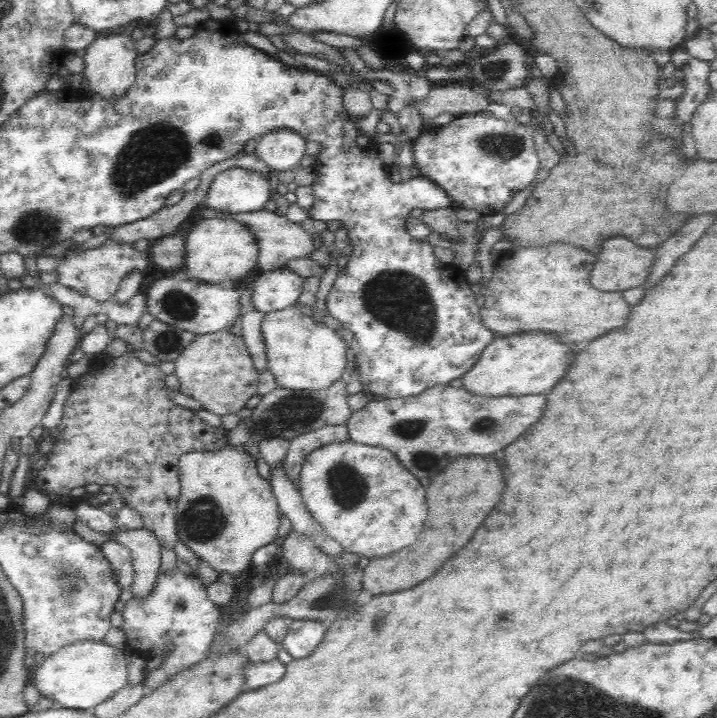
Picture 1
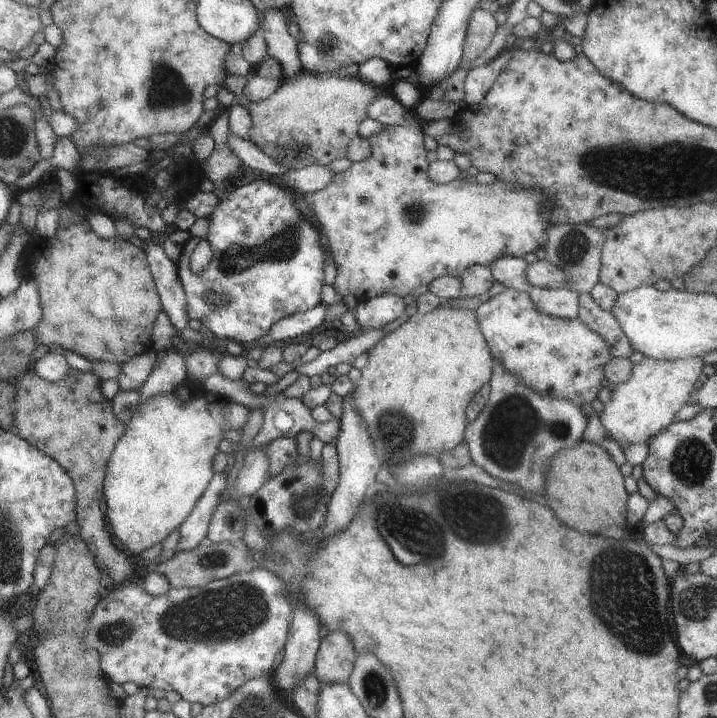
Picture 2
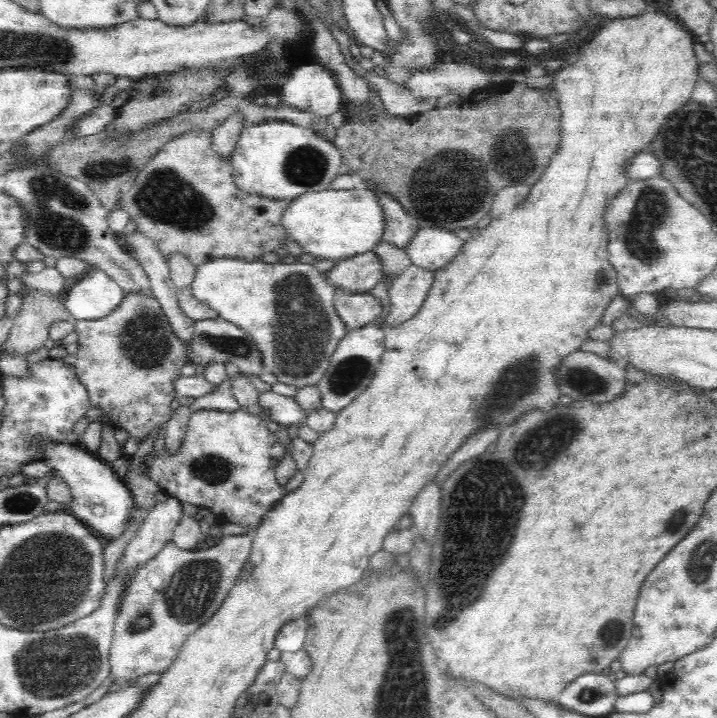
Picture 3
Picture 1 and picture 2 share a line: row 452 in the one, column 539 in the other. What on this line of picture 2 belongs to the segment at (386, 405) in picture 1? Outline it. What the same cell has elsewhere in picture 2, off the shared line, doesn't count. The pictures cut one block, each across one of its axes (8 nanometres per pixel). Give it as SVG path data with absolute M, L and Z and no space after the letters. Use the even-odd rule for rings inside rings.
M495 360L492 363L492 375L488 380L490 391L485 406L475 420L465 425L462 440L466 442L468 455L478 467L481 467L498 484L506 482L527 494L542 495L544 474L548 469L548 462L552 456L564 448L573 446L580 441L581 434L586 427L587 420L581 409L568 400L554 398L544 393L538 393L528 385L524 385L518 377L514 377Z

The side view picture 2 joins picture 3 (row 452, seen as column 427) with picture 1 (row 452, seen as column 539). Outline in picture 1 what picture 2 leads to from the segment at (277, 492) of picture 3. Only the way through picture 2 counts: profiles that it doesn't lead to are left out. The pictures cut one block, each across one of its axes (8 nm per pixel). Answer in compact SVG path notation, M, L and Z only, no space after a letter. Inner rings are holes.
M224 446L215 451L190 452L180 457L179 483L181 491L177 502L177 535L194 555L206 562L218 574L242 576L250 566L254 554L266 545L280 539L278 536L279 506L270 482L256 471L256 462L244 448Z

